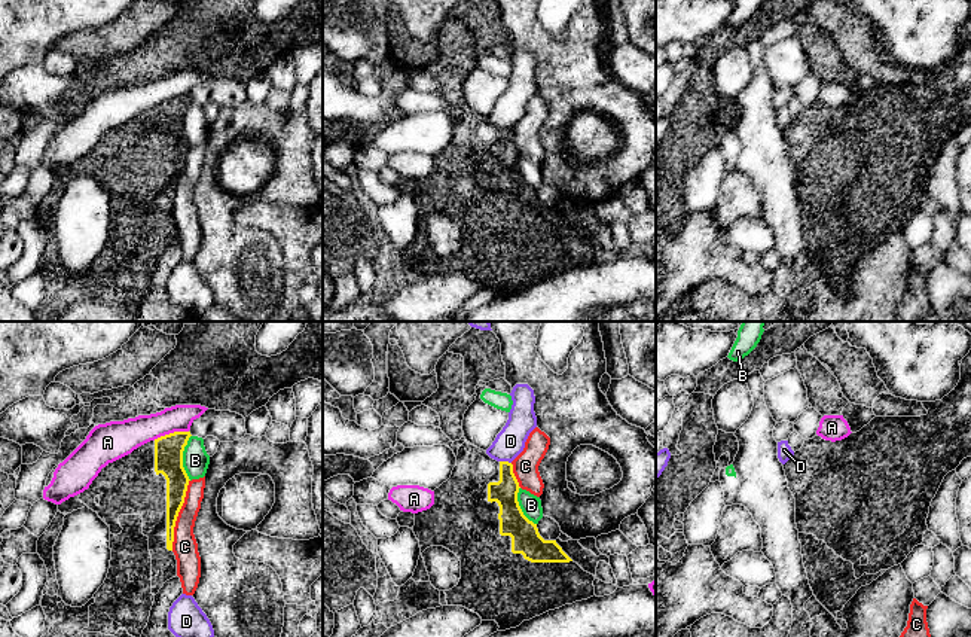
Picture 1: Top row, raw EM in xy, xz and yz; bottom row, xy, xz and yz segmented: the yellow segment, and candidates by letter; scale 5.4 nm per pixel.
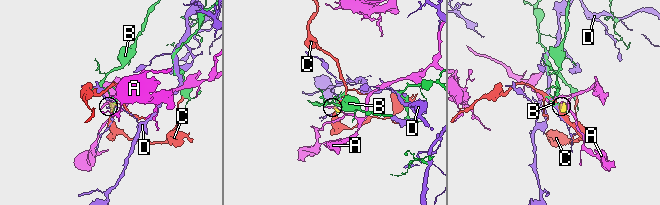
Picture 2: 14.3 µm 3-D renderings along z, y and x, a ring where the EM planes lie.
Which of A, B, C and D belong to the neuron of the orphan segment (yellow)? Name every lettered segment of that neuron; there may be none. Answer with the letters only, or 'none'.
none

